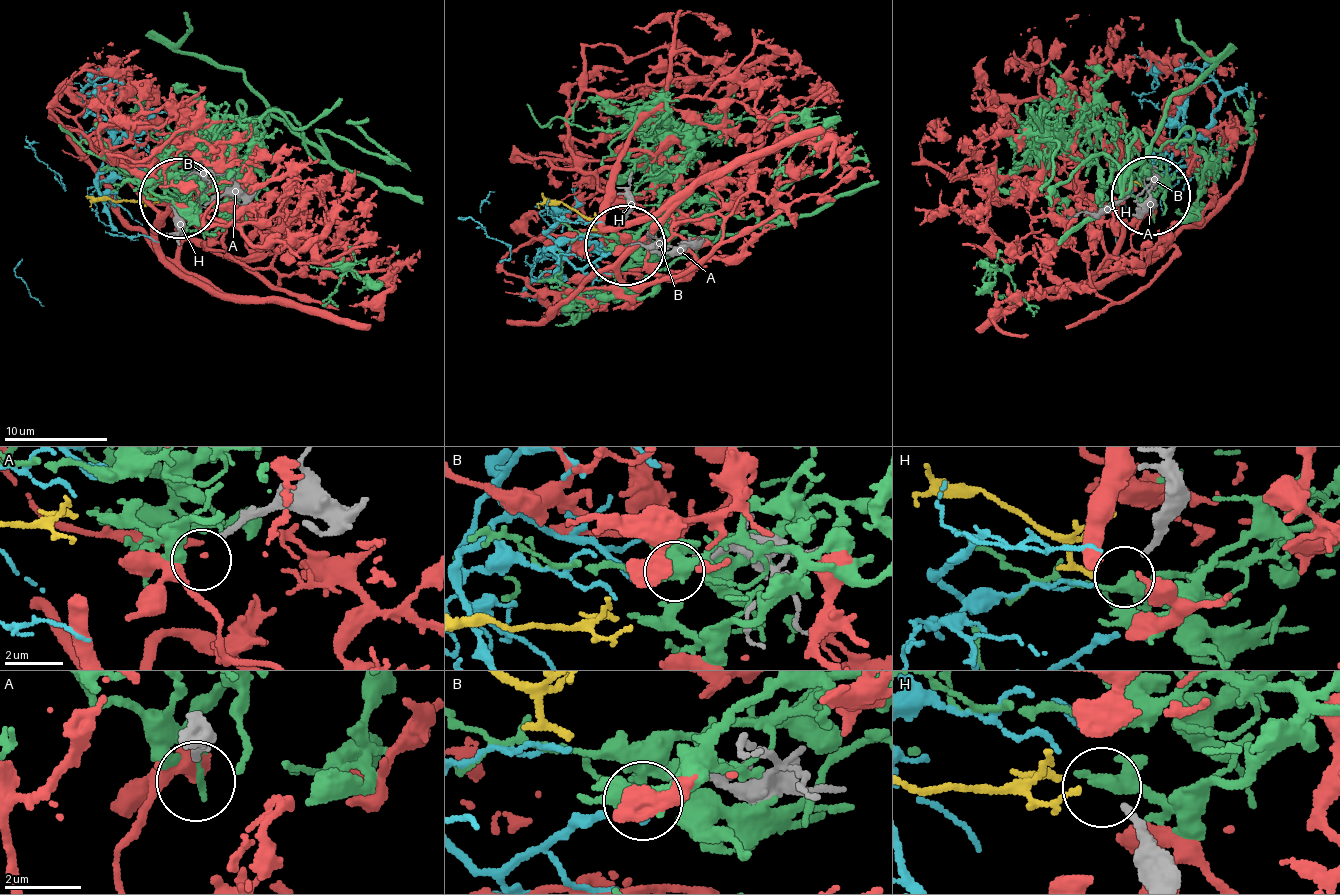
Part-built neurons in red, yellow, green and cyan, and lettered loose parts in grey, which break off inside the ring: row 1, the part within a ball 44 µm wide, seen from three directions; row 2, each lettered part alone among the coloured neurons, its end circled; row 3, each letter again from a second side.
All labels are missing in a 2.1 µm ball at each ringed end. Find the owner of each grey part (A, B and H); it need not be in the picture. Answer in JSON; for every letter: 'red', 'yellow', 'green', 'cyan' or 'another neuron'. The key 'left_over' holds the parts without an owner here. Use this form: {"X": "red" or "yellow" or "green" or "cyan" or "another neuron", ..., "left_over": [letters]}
{"A": "red", "B": "cyan", "H": "another neuron", "left_over": ["H"]}

